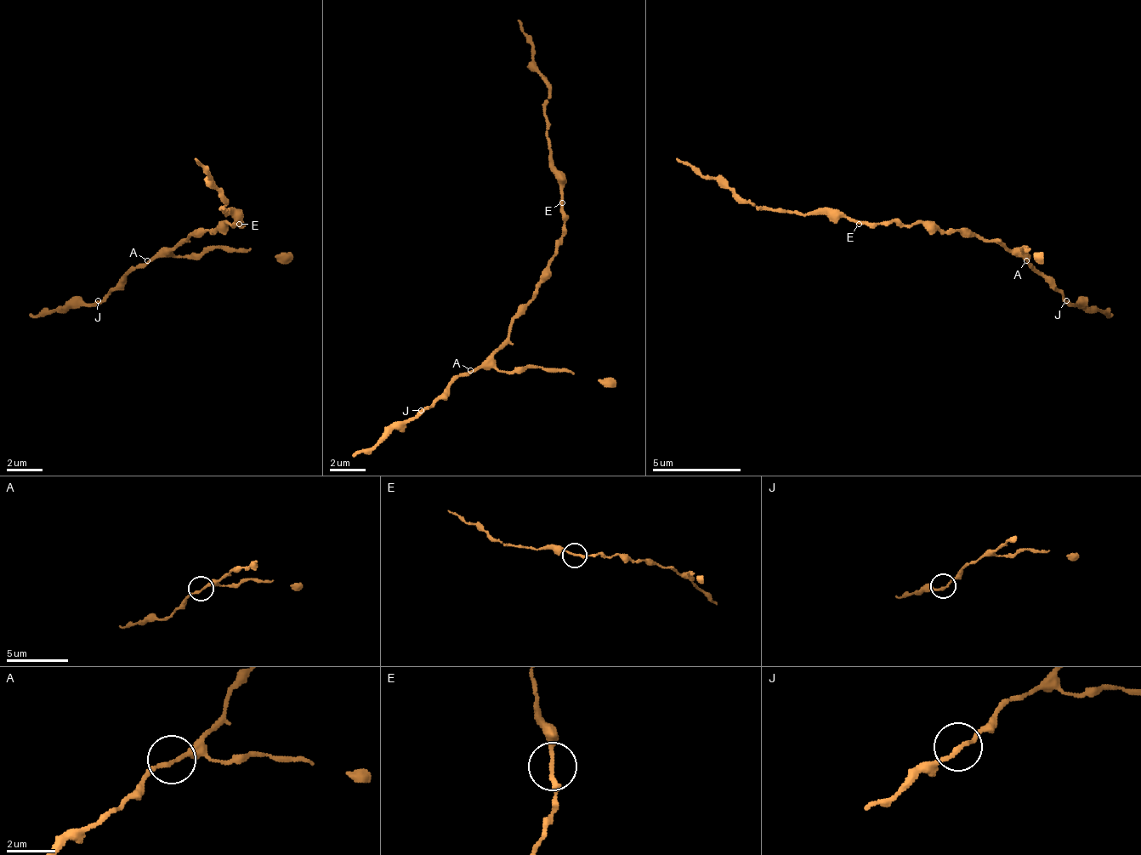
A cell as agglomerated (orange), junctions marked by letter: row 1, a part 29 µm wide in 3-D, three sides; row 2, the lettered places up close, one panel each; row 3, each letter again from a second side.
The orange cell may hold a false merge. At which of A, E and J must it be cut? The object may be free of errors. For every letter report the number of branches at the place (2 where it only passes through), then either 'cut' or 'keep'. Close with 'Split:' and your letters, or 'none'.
A: 2 branches meet; keep
E: 2 branches meet; cut
J: 2 branches meet; keep
Split: E

